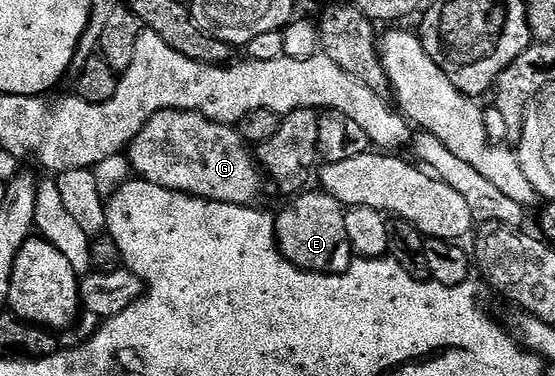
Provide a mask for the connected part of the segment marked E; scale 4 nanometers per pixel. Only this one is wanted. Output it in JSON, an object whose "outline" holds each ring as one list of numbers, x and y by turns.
{"outline":[[301,191,291,198,292,201,276,218,276,245,280,253,299,269,311,273,344,273,353,263,354,254,350,235,346,235,346,209,338,199,329,193]]}

